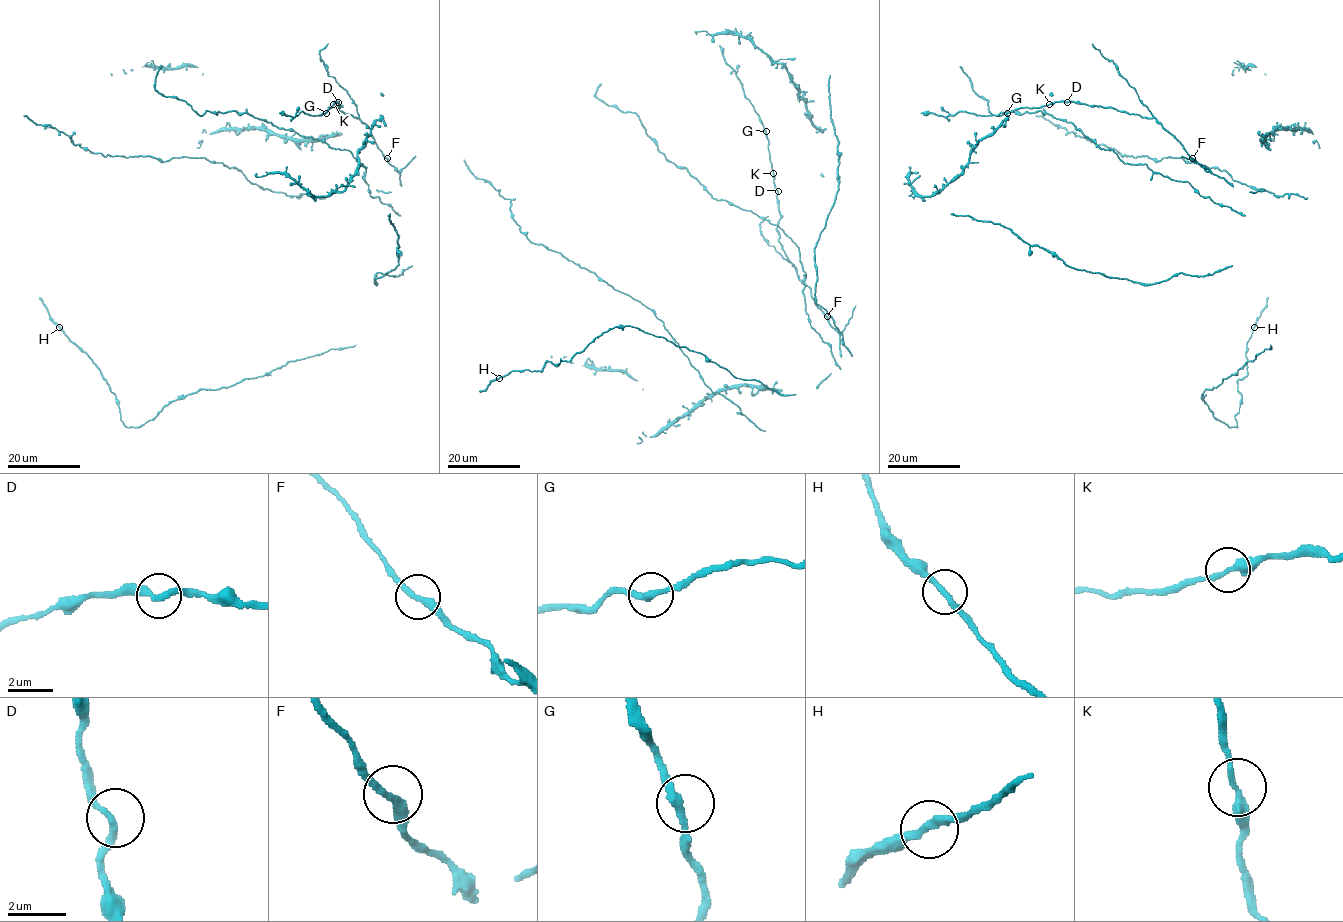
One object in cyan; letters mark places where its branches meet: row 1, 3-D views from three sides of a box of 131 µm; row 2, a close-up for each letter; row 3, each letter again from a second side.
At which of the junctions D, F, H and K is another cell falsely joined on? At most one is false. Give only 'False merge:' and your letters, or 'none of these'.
False merge: none of these

